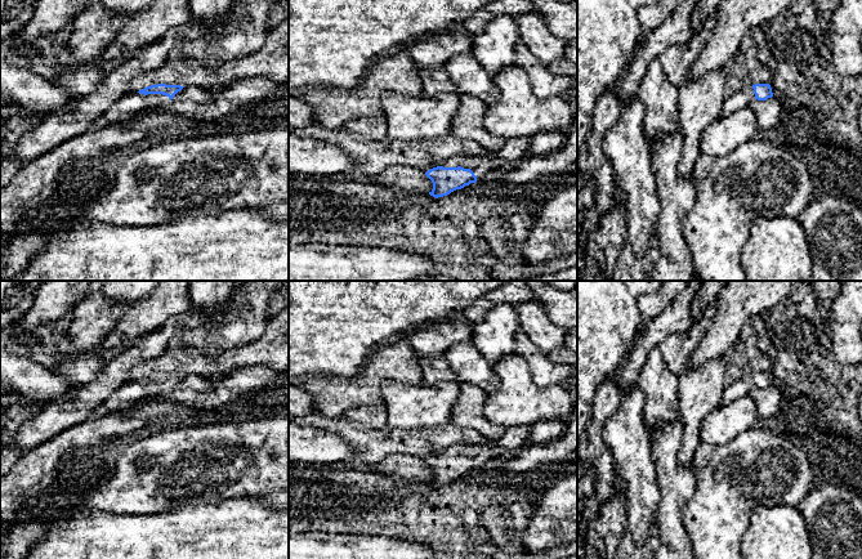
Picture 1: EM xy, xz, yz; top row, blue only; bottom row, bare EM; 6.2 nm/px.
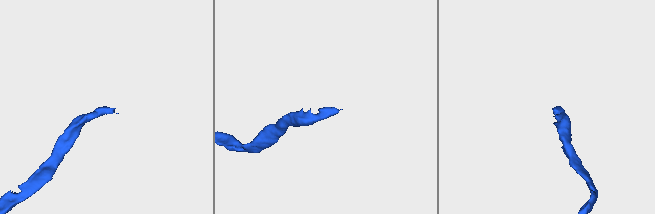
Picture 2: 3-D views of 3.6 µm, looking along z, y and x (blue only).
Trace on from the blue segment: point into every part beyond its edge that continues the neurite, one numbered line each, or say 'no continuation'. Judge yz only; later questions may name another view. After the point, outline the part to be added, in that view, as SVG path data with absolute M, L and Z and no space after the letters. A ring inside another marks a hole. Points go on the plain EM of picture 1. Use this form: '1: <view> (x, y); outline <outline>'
1: yz (741, 388); outline M746 375L743 379L725 388L722 404L729 404L741 397L749 395L752 389L755 389L754 377L752 375Z

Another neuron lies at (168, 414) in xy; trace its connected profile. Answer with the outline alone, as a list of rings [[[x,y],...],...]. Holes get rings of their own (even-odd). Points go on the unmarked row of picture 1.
[[[164,398],[138,402],[126,408],[112,411],[111,413],[125,417],[138,417],[140,421],[147,424],[156,424],[168,429],[192,425],[240,422],[260,416],[250,411],[241,415],[224,415],[211,410],[197,410],[189,404]]]

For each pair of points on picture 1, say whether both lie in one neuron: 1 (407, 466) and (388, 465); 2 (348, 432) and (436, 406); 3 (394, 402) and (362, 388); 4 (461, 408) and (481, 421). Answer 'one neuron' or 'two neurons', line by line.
1: one neuron
2: two neurons
3: two neurons
4: one neuron

